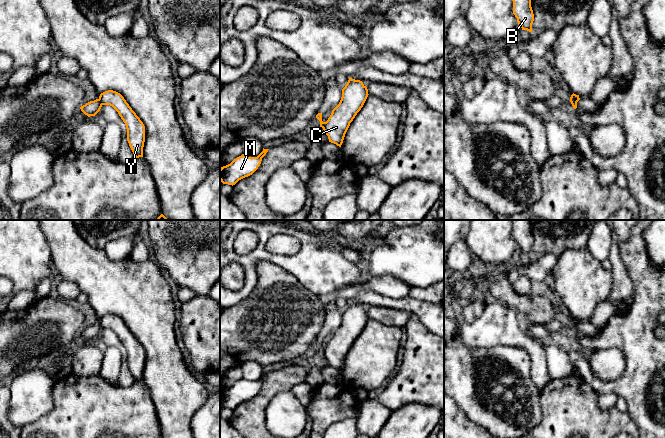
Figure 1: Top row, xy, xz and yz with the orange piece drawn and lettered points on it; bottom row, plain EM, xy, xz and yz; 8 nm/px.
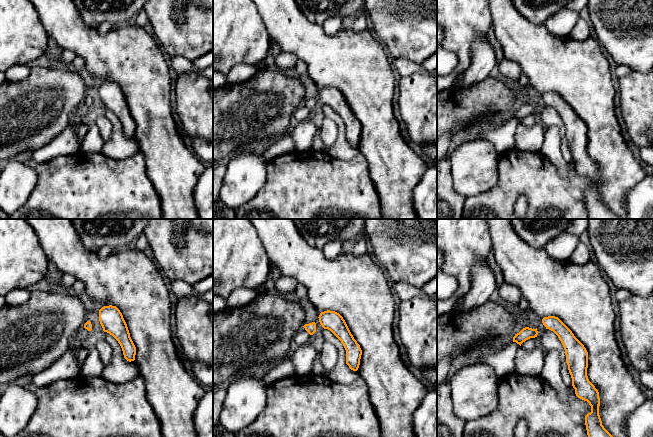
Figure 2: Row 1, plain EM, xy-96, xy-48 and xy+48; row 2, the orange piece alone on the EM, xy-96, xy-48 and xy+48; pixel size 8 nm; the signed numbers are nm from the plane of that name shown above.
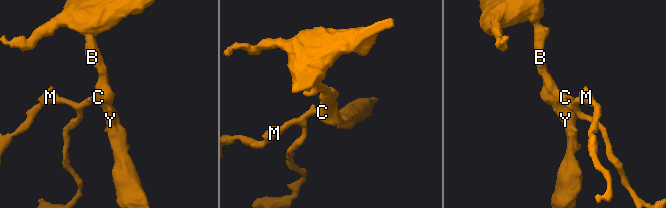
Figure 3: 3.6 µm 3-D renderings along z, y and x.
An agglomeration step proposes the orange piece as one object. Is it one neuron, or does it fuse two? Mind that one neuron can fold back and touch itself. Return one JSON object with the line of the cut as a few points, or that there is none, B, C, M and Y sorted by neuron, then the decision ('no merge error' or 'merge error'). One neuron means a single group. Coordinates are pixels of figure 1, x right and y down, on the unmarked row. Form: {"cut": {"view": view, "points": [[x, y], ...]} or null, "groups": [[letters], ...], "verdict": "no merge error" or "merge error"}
{"cut": {"view": "xy", "points": [[98, 323], [102, 328]]}, "groups": [["B", "C", "Y"], ["M"]], "verdict": "merge error"}

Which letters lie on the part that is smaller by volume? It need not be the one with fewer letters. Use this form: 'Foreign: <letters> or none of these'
Foreign: M

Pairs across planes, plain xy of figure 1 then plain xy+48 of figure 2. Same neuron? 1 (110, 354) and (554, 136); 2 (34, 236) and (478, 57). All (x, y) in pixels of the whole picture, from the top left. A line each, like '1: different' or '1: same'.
1: same
2: different

